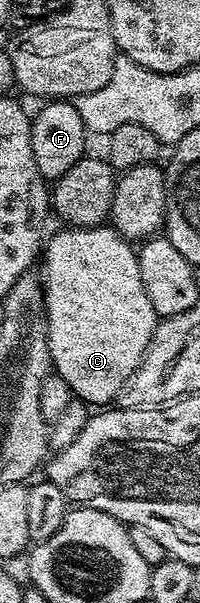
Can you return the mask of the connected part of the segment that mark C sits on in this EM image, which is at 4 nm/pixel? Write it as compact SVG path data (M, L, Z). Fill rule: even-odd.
M59 229L50 241L48 238L44 242L43 256L39 261L39 276L45 290L49 360L55 372L71 387L74 398L81 398L93 407L105 407L120 393L135 367L139 367L159 318L155 307L151 307L151 299L147 299L147 291L143 291L137 249L116 229Z

